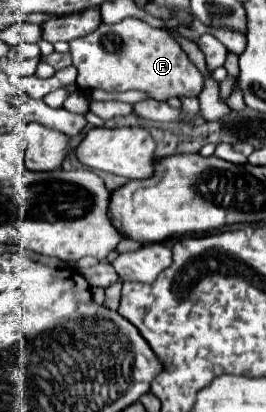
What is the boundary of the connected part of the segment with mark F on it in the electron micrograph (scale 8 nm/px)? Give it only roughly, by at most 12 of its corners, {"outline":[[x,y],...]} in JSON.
{"outline":[[126,17],[70,41],[88,93],[198,97],[166,29]]}

